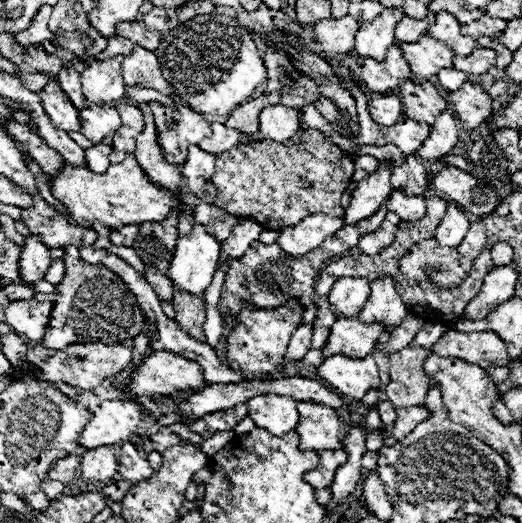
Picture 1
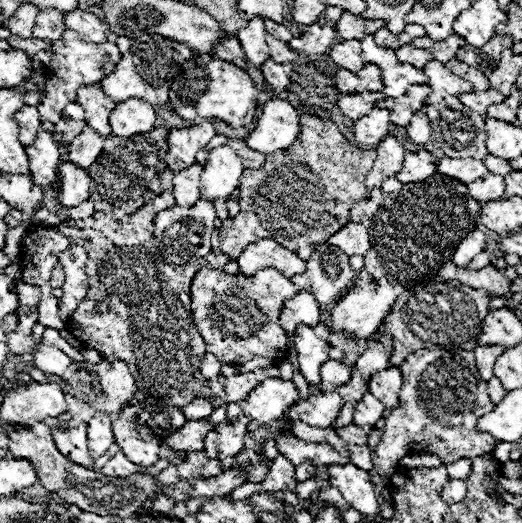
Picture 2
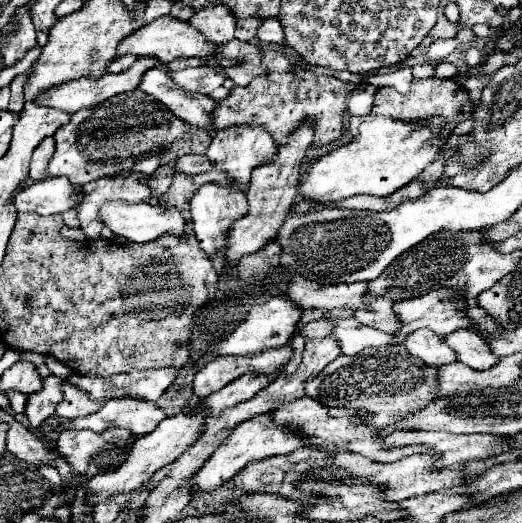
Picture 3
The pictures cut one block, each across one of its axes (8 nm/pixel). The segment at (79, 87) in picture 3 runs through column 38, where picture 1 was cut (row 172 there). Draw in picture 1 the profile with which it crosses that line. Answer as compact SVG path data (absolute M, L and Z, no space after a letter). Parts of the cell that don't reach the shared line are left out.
M104 138L104 142L100 142L100 146L92 146L84 152L86 156L86 164L92 172L96 174L104 174L106 168L110 166L110 160L108 160L108 154L112 152L112 138Z

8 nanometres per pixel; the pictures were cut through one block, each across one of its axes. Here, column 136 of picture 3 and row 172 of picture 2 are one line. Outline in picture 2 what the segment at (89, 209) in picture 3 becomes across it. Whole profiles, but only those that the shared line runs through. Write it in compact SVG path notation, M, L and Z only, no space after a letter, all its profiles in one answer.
M194 164L182 172L174 174L174 200L176 206L188 208L200 200L200 174L202 166Z

